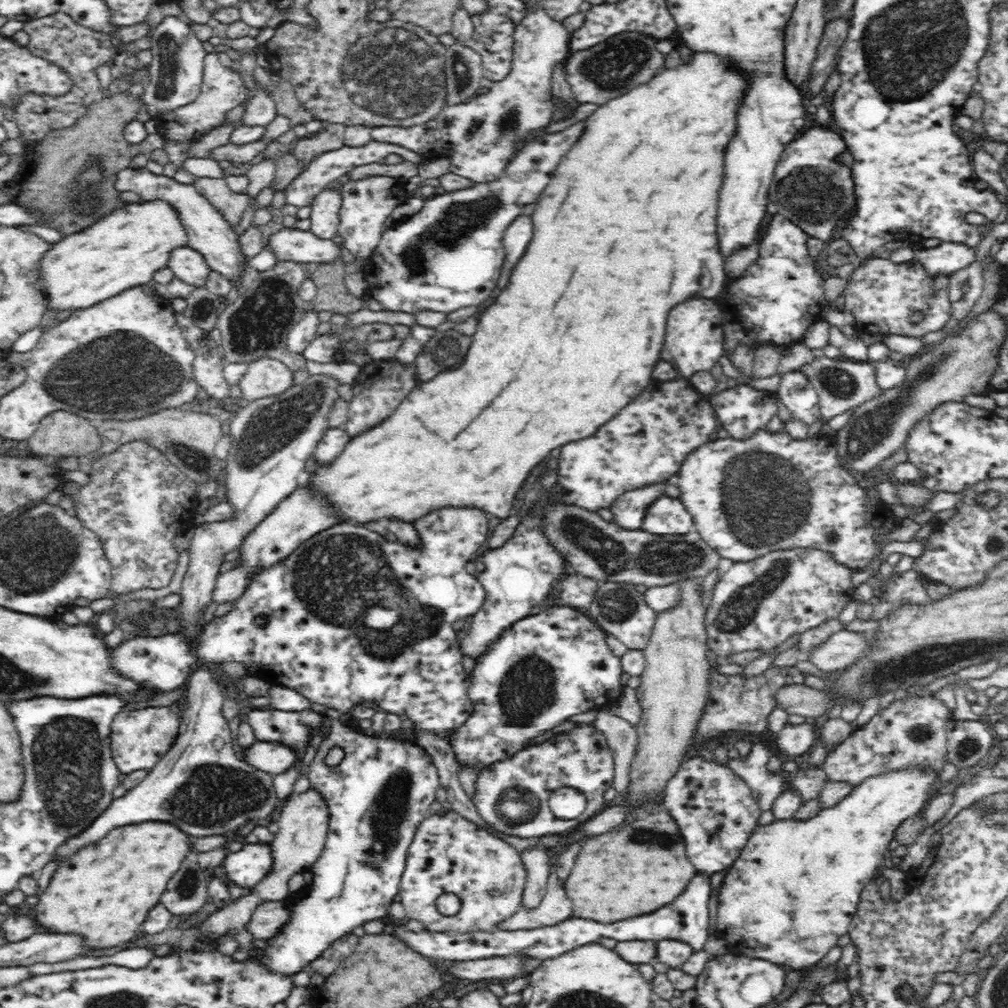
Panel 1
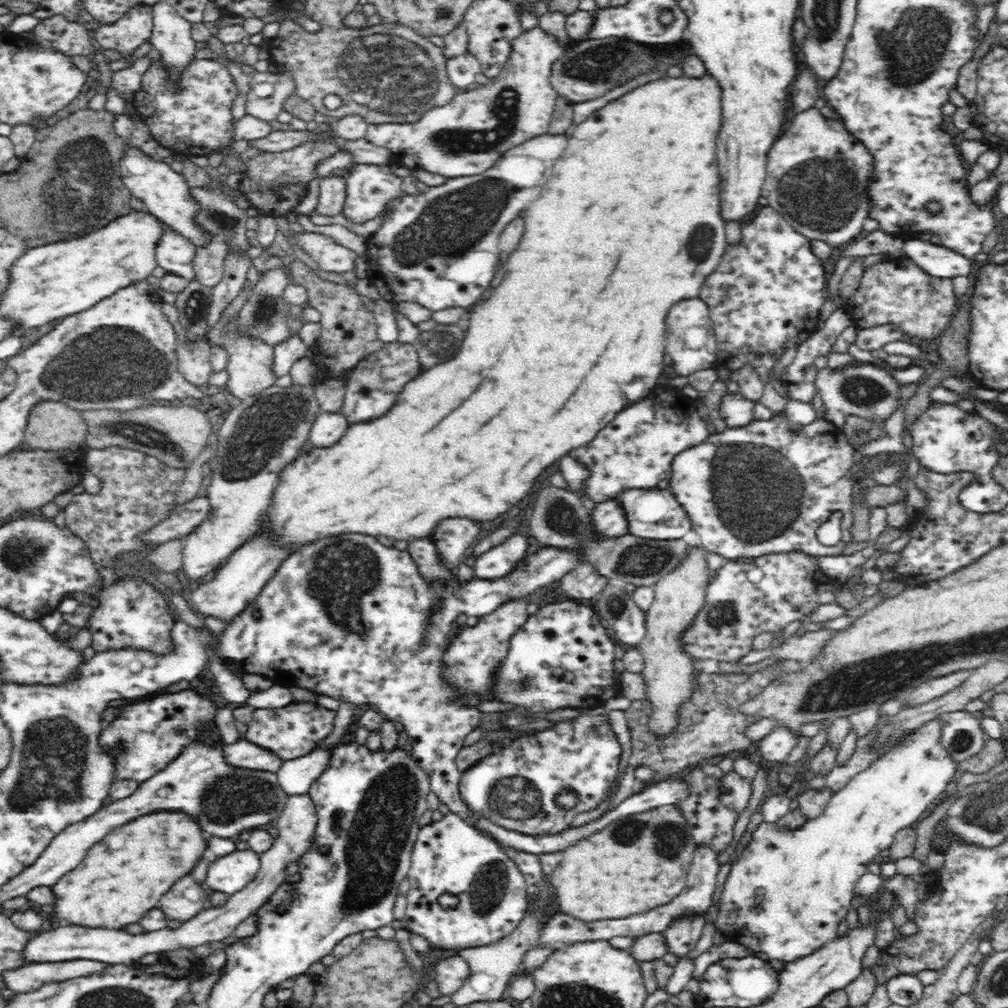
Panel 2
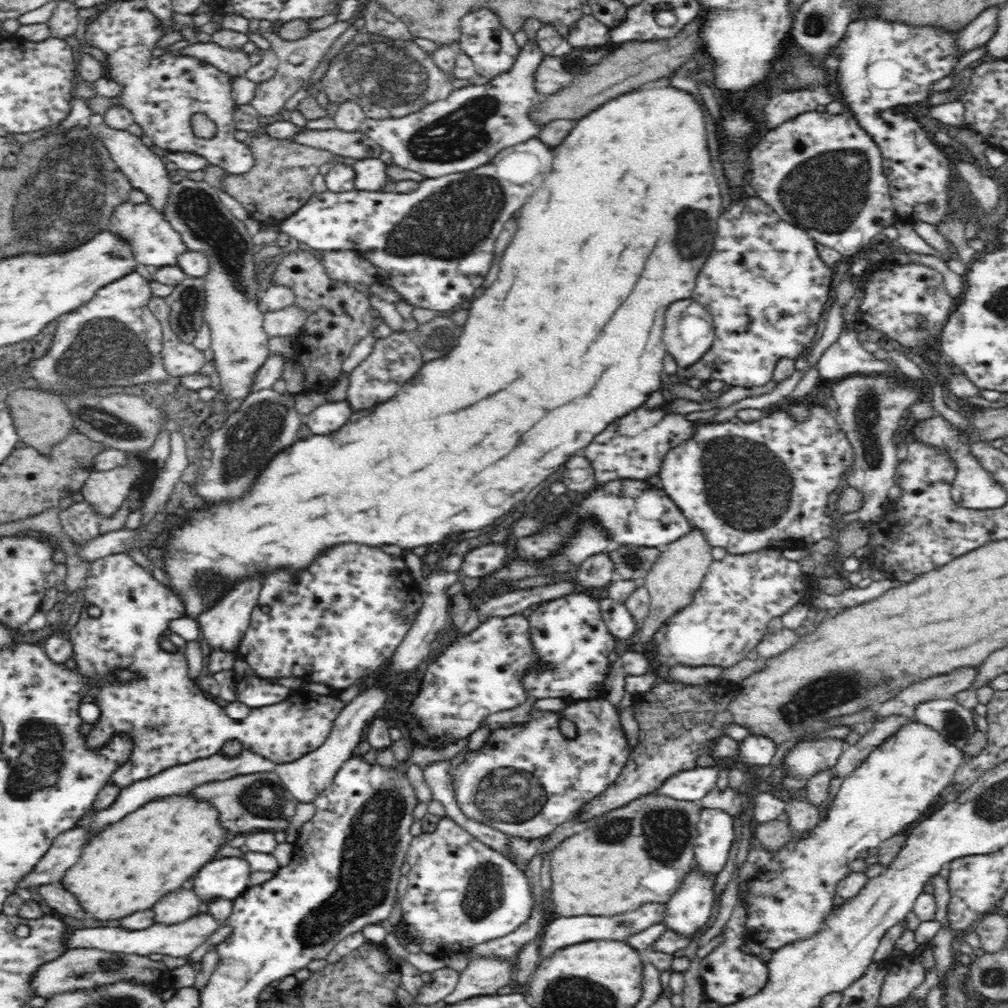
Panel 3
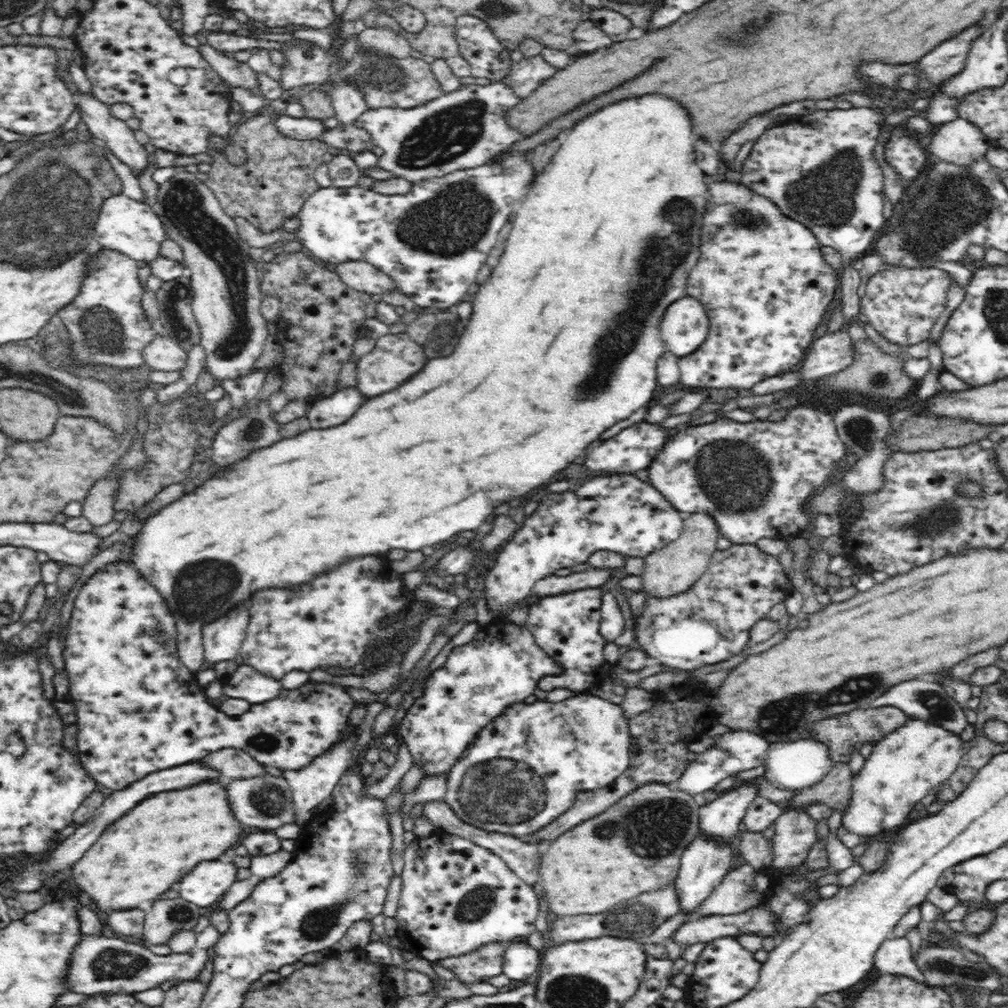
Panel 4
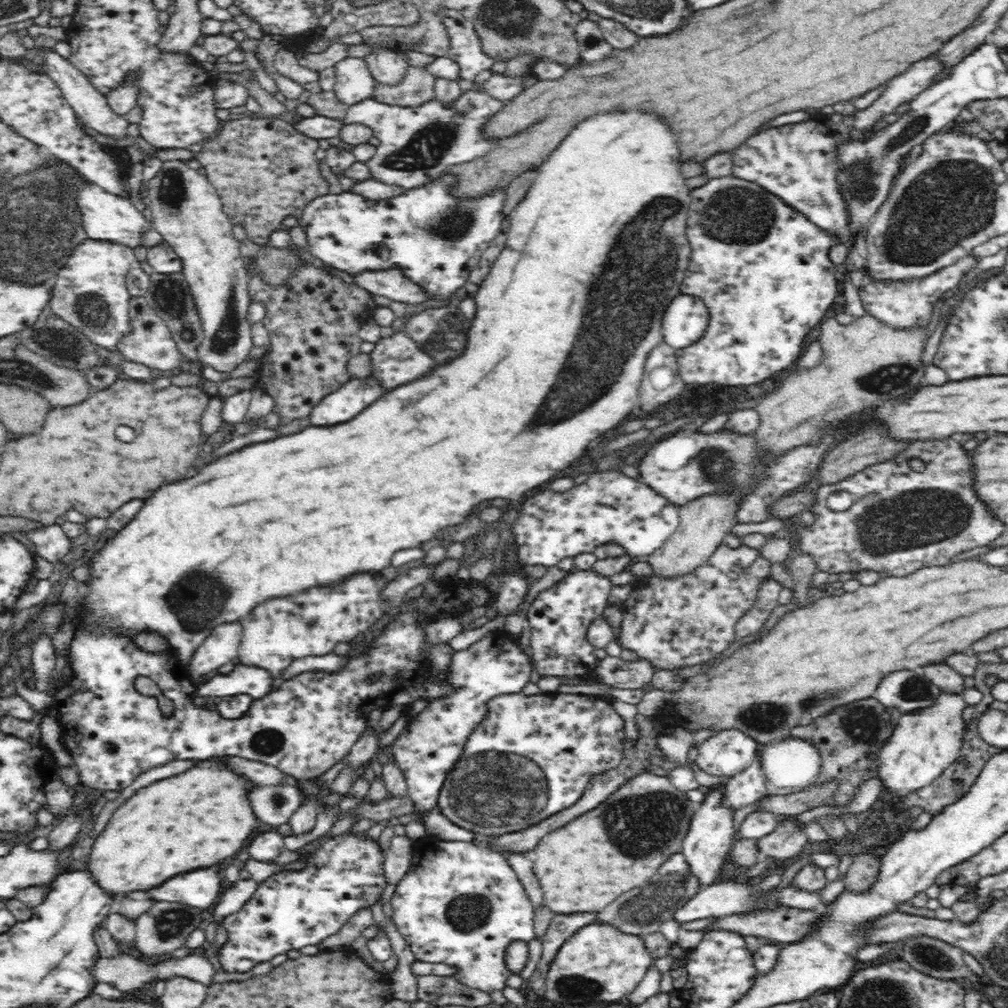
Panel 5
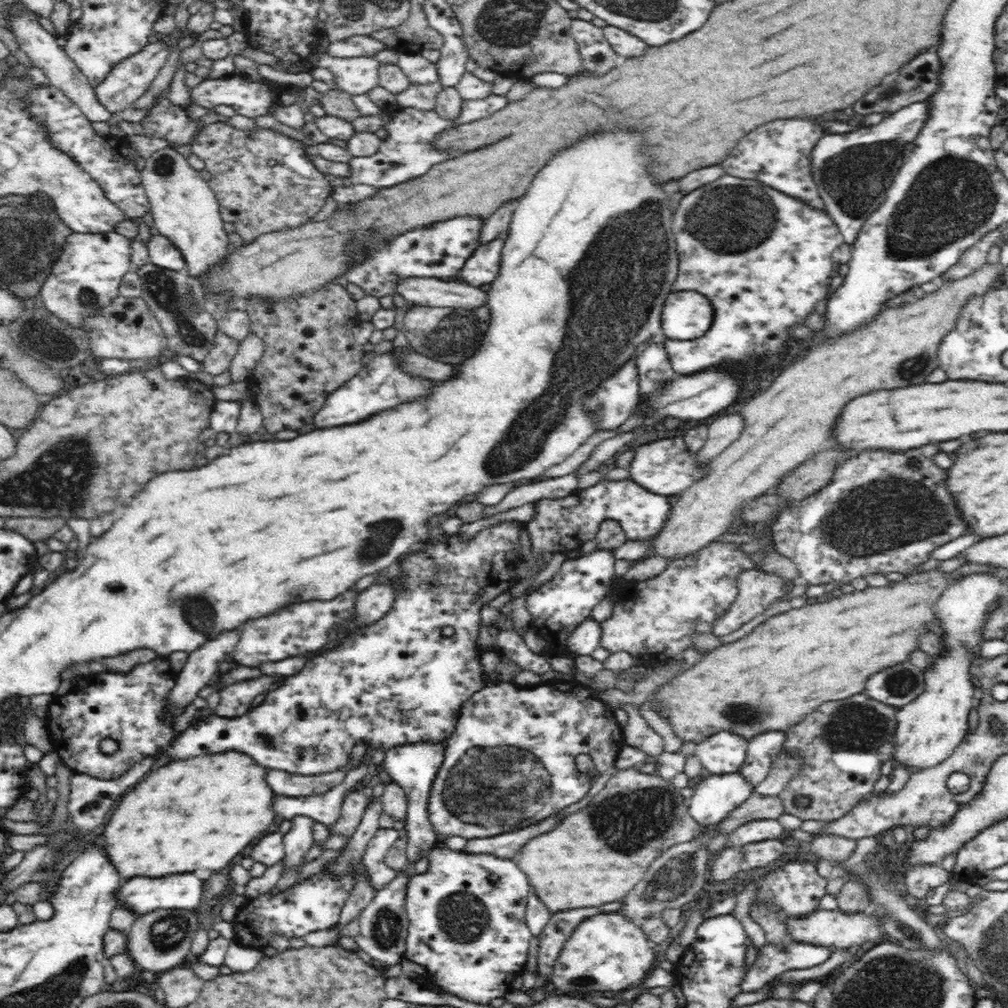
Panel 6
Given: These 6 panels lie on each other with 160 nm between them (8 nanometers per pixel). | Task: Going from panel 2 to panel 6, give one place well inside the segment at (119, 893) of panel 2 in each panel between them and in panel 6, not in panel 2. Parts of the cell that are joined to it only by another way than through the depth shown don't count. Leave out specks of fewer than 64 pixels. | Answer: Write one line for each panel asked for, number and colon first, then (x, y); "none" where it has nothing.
3: (132, 864)
4: (141, 855)
5: (197, 819)
6: (188, 815)

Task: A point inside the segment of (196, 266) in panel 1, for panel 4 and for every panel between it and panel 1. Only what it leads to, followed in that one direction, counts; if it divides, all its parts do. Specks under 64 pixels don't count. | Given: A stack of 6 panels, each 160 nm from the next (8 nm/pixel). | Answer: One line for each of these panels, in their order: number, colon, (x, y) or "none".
2: (174, 253)
3: (153, 241)
4: (129, 227)

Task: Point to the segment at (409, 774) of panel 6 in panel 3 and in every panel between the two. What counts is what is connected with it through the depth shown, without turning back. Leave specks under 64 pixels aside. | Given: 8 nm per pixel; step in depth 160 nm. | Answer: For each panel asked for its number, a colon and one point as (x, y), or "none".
3: (481, 673)
4: (502, 664)
5: (427, 749)

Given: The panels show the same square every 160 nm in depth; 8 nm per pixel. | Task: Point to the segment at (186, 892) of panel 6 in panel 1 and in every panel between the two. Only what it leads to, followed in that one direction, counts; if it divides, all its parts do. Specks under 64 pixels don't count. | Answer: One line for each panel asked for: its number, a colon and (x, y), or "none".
1: (246, 867)
2: (232, 873)
3: (228, 878)
4: (207, 884)
5: (198, 889)

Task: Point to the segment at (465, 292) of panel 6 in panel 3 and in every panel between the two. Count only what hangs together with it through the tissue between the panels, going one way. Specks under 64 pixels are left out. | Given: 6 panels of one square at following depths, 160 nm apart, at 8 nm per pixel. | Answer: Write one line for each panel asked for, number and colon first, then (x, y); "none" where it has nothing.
3: (344, 265)
4: (361, 276)
5: (392, 283)

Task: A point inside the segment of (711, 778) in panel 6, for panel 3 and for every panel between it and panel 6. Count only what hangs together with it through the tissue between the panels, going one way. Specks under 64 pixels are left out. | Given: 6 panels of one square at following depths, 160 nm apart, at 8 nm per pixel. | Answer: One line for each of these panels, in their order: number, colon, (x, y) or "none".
3: (688, 910)
4: (704, 864)
5: (711, 834)

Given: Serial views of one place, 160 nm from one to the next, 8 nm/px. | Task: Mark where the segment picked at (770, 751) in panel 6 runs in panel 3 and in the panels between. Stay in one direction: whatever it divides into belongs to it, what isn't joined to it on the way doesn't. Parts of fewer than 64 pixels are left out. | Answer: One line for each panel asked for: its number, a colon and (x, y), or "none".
3: (715, 837)
4: (720, 818)
5: (744, 788)

